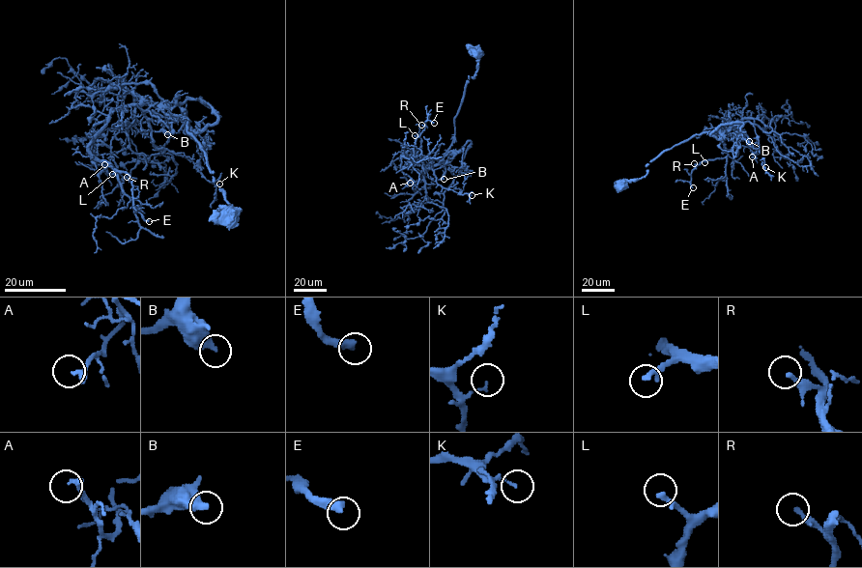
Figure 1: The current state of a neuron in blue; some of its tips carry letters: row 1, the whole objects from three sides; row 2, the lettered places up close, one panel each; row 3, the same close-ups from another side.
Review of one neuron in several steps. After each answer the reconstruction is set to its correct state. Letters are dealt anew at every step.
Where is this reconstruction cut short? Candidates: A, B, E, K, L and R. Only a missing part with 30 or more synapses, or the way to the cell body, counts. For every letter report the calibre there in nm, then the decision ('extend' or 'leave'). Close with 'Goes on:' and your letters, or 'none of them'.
A: calibre 320 nm; leave
B: calibre 440 nm; extend
E: calibre 400 nm; extend
K: calibre 100 nm; leave
L: calibre 260 nm; extend
R: calibre 240 nm; leave
Goes on: B, E, L

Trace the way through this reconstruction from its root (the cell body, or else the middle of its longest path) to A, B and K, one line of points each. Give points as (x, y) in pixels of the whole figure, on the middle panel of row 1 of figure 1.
A: (476, 50), (477, 70), (454, 118), (452, 144), (435, 165), (406, 165), (410, 183)
B: (476, 50), (477, 70), (469, 77), (454, 118), (453, 142), (444, 158), (448, 163), (444, 179)
K: (476, 50), (477, 70), (466, 84), (453, 142), (444, 158), (455, 176), (454, 186), (472, 195)

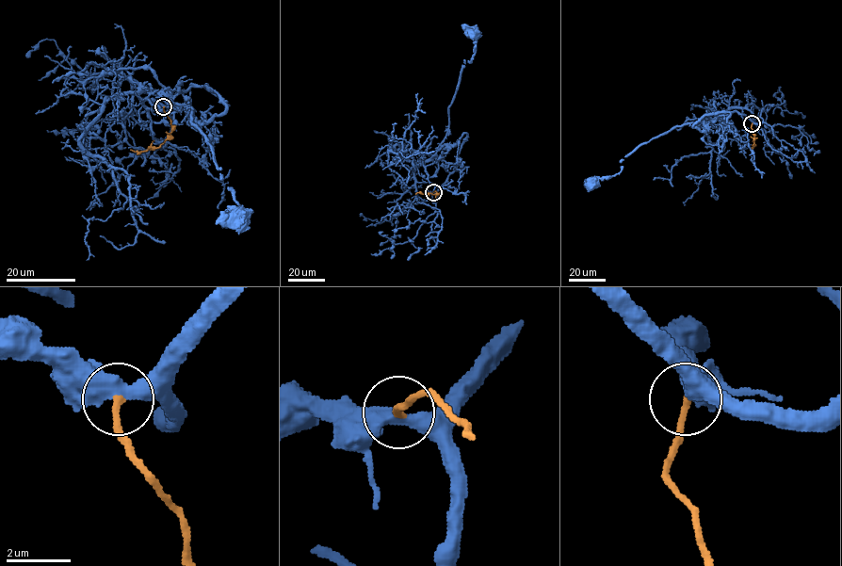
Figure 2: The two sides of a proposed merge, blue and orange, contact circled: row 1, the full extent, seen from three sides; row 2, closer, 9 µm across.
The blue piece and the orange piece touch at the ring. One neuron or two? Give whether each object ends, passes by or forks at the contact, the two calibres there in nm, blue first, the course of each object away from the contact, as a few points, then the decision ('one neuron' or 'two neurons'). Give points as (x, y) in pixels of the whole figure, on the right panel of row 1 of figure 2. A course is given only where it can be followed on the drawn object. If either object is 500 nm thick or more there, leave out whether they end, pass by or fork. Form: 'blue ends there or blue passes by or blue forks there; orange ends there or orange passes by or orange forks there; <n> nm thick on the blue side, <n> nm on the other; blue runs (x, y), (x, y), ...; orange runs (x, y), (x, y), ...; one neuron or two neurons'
blue passes by; orange ends there; 480 nm thick on the blue side, 220 nm on the other; blue runs (752, 123), (733, 111), (713, 121), (674, 126), (639, 144), (615, 175), (591, 182); orange runs (752, 123), (753, 146); one neuron

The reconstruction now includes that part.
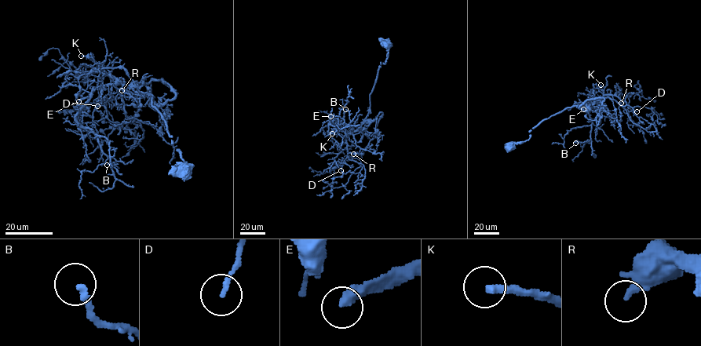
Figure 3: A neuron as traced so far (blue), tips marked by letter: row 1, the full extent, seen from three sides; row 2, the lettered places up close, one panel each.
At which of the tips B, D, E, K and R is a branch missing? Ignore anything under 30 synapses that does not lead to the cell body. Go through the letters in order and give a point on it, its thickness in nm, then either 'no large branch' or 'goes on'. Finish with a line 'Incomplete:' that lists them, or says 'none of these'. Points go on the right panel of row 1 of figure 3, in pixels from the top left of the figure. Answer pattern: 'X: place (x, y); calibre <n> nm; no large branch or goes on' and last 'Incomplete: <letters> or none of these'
B: place (575, 143); calibre 200 nm; no large branch
D: place (637, 111); calibre 180 nm; no large branch
E: place (583, 109); calibre 260 nm; goes on
K: place (600, 85); calibre 240 nm; goes on
R: place (621, 103); calibre 220 nm; no large branch
Incomplete: E, K

